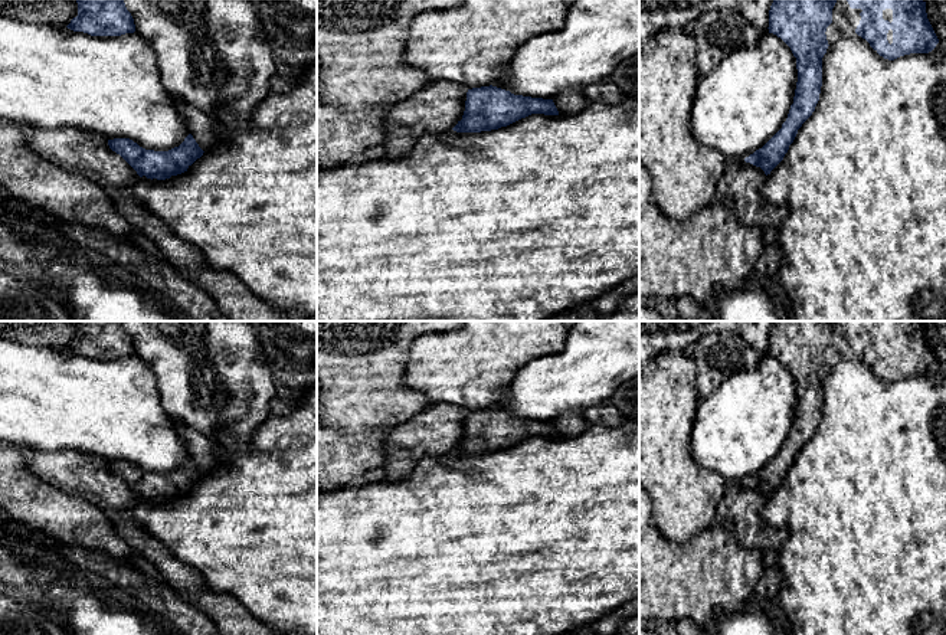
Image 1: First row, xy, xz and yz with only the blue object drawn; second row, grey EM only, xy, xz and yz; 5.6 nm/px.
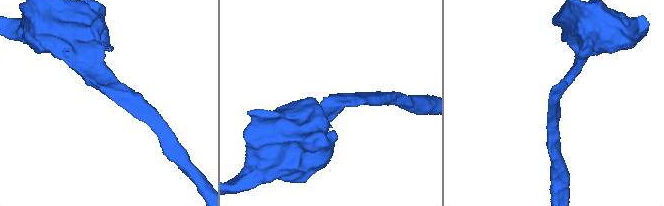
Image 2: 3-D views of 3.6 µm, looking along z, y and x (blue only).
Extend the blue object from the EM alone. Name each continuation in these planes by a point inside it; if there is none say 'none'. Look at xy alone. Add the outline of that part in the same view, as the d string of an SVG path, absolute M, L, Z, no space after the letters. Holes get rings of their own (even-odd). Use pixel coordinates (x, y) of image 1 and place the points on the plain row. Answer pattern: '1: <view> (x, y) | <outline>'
none

